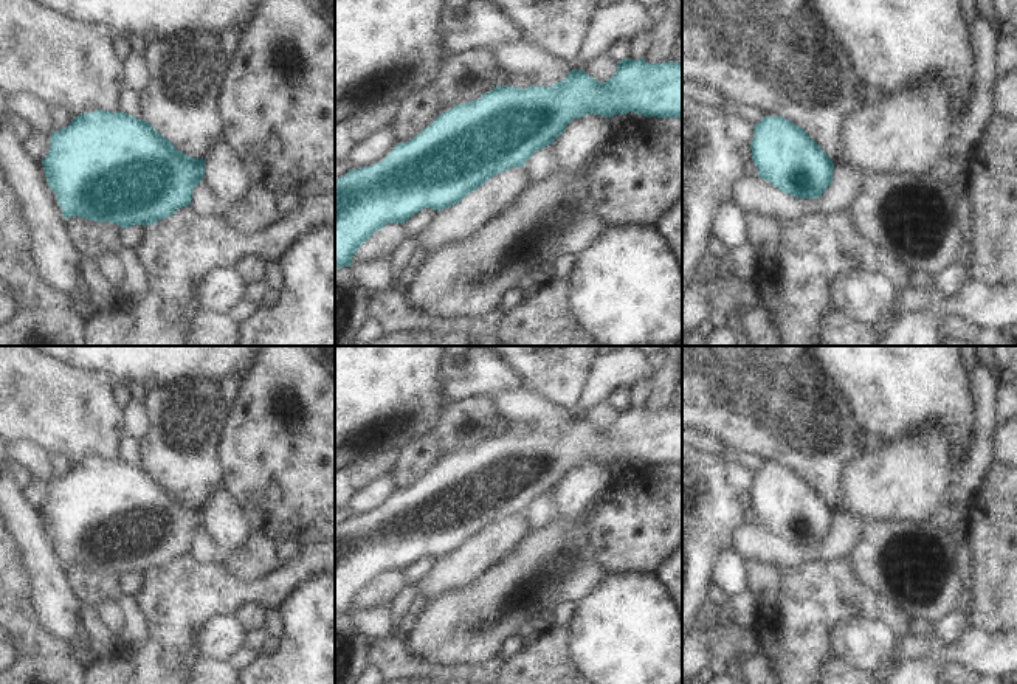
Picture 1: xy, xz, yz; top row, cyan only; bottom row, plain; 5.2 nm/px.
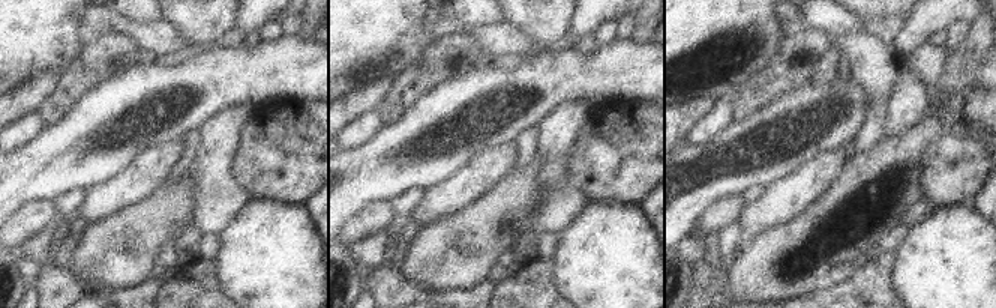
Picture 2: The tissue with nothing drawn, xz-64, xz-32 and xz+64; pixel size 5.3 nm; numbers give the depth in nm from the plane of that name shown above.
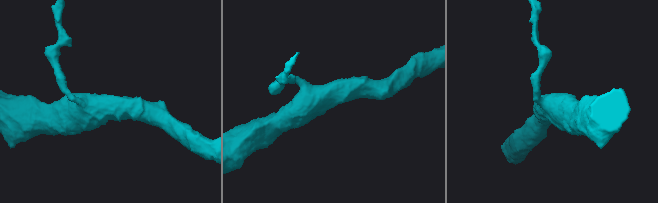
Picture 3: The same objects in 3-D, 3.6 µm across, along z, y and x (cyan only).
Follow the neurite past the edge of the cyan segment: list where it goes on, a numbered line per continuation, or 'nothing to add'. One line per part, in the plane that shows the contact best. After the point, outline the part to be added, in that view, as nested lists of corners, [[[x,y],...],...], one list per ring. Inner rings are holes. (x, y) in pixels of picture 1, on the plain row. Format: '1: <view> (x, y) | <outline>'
nothing to add

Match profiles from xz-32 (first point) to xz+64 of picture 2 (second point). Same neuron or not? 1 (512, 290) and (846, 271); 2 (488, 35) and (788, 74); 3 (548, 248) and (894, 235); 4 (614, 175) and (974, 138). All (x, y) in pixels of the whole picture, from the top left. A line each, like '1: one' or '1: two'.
1: two
2: two
3: one
4: one

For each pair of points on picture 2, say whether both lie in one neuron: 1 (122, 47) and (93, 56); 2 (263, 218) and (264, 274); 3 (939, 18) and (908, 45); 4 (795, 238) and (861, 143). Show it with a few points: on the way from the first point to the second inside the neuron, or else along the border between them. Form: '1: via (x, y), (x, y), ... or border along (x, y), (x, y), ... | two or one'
1: via (114, 53), (101, 56) | one
2: via (264, 232), (264, 260) | one
3: via (932, 20), (914, 38) | one
4: border along (882, 137), (869, 150), (855, 154) | two

